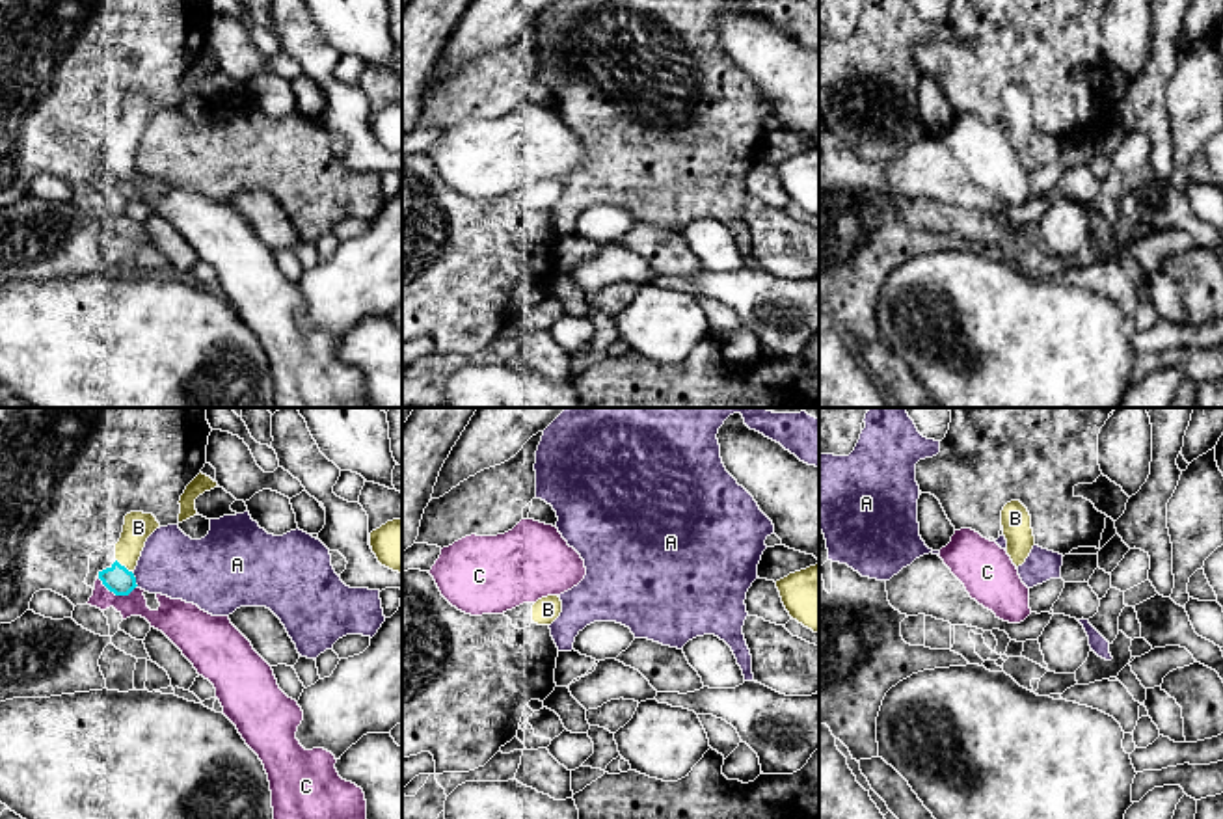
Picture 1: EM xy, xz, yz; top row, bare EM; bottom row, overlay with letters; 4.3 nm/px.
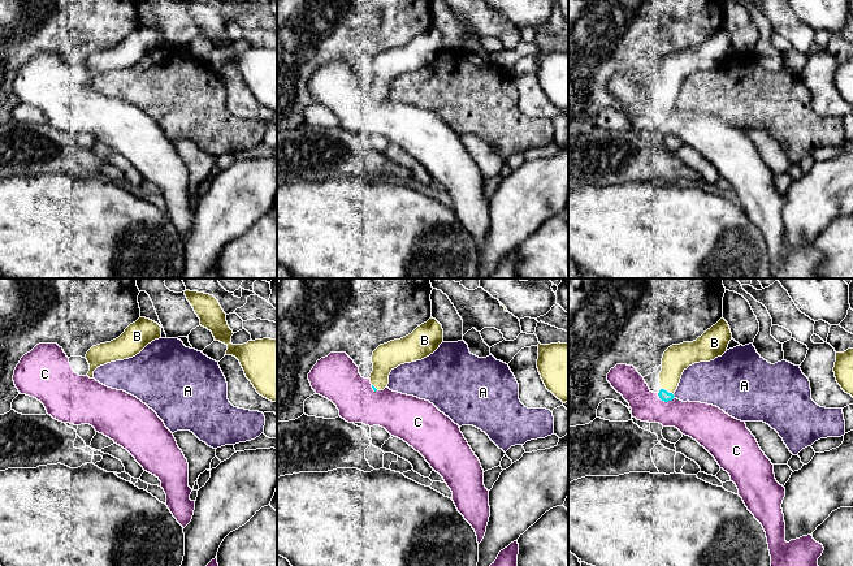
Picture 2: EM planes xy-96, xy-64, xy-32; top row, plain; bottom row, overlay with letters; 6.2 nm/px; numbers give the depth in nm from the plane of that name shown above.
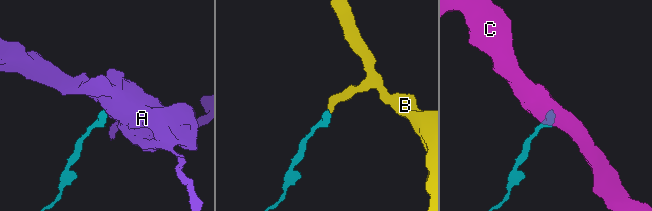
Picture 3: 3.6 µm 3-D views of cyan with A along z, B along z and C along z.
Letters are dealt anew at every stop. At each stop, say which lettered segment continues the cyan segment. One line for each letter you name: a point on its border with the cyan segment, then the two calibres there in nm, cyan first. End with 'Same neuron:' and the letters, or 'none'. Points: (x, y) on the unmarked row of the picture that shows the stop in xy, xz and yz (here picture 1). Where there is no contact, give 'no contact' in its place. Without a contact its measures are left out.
B: meets cyan in xy at (123, 149); 120 nm thick on the cyan side, 120 nm on the other
Same neuron: B

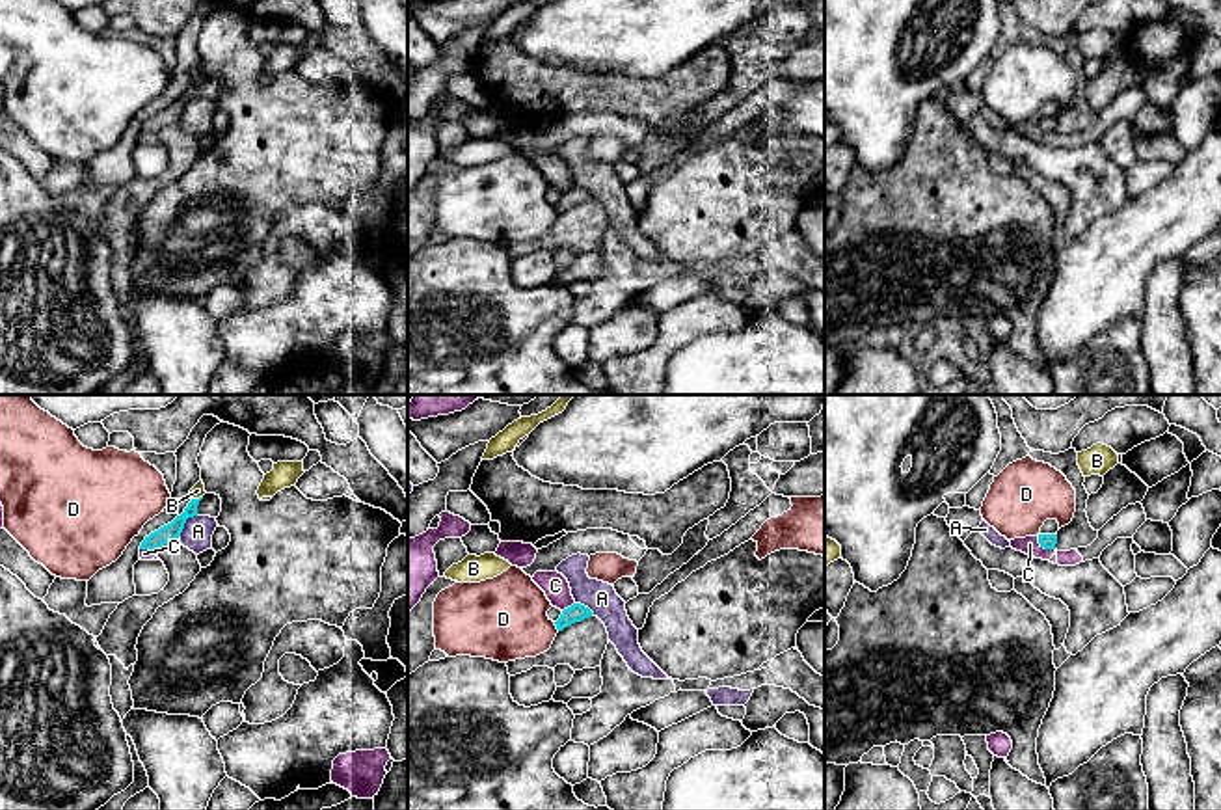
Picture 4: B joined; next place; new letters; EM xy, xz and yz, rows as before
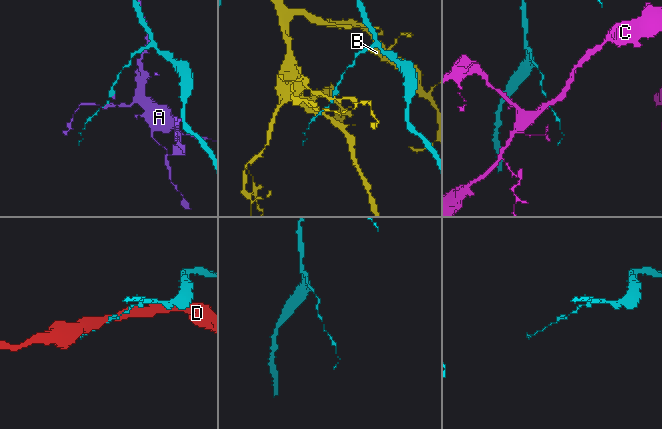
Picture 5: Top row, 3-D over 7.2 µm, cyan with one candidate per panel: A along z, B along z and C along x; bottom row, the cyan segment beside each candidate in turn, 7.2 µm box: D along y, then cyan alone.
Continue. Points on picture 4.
Same neuron: none

